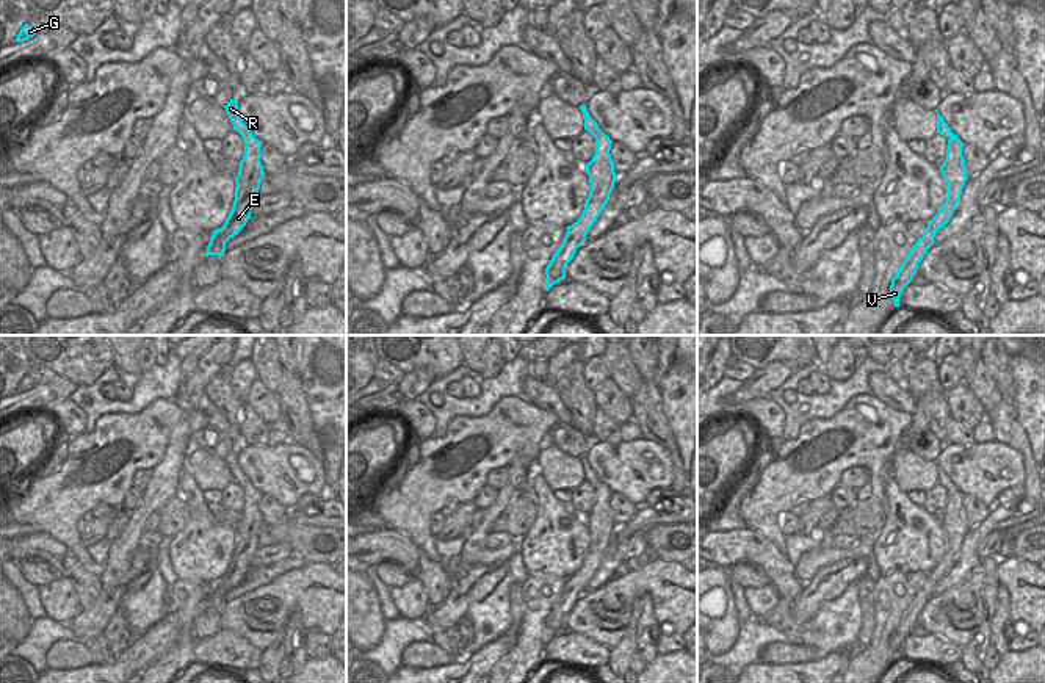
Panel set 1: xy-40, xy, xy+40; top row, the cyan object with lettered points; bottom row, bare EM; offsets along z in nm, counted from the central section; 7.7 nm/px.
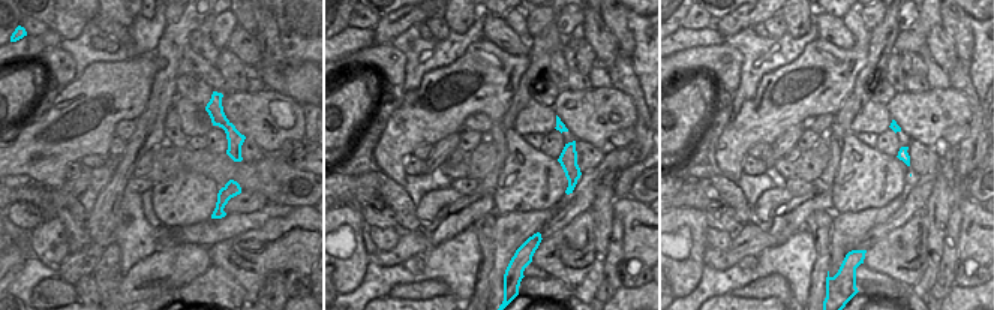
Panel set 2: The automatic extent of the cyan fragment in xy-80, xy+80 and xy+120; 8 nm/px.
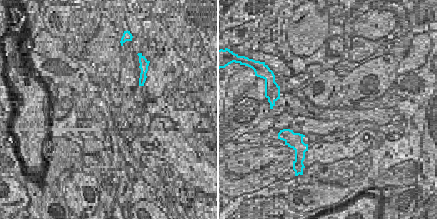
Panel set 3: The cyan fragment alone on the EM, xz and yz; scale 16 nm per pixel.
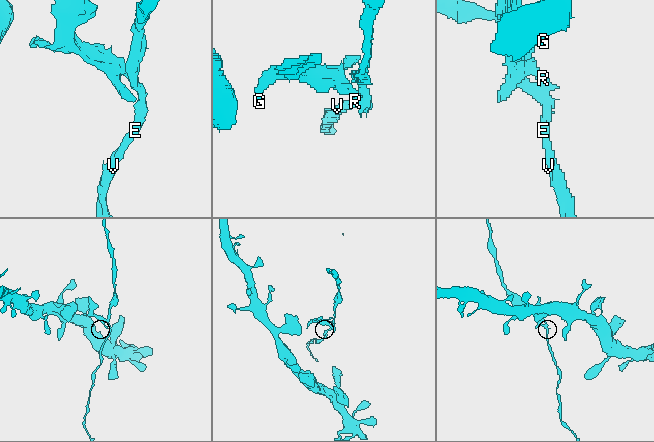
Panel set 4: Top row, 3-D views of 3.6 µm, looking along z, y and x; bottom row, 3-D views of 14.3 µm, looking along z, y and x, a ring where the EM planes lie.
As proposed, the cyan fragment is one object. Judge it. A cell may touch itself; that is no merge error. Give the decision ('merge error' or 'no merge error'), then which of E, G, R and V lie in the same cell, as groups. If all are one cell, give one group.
merge error; E V / G R

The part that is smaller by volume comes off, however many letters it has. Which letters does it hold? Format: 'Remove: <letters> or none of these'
Remove: G, R.

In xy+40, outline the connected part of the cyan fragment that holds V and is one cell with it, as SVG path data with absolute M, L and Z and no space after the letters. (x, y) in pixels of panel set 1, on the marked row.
M948 139L948 150L943 164L940 166L942 175L946 182L948 197L938 213L927 222L923 237L913 244L896 276L891 279L890 296L896 307L904 288L912 282L917 274L918 263L923 260L927 249L934 244L935 233L949 221L962 194L962 188L968 179L965 171L965 160L962 157L964 143Z

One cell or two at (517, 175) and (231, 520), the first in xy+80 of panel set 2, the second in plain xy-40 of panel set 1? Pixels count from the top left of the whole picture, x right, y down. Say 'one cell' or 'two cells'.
two cells

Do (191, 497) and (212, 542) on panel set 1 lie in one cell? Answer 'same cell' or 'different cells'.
same cell

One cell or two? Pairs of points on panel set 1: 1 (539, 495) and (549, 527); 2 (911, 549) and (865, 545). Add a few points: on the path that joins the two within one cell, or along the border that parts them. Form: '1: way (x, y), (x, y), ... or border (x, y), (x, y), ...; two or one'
1: way (546, 503), (549, 519); one
2: border (881, 528), (871, 553); two

